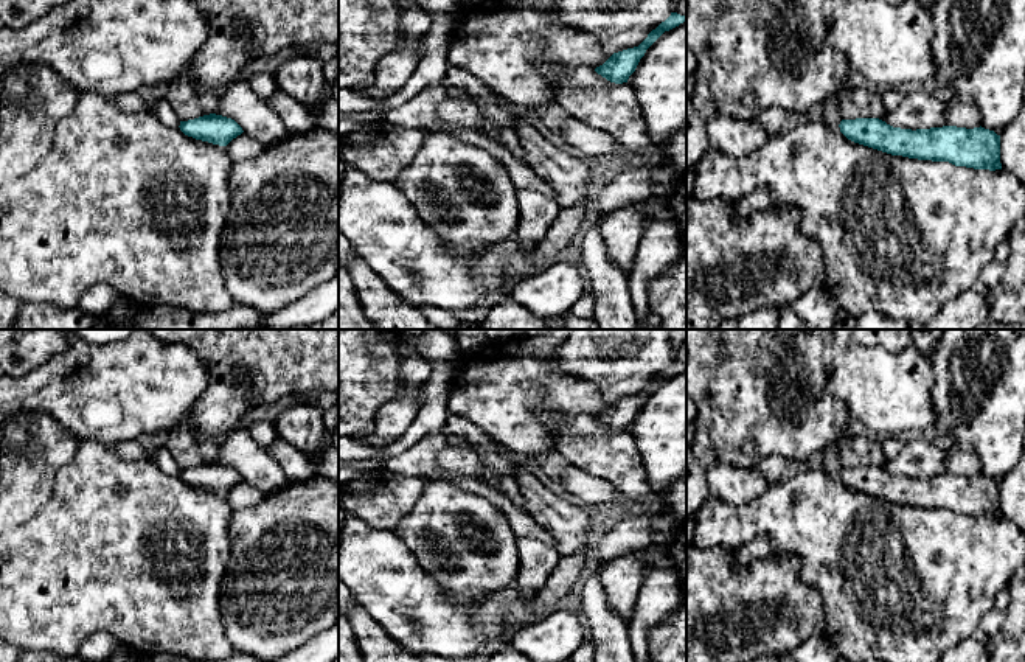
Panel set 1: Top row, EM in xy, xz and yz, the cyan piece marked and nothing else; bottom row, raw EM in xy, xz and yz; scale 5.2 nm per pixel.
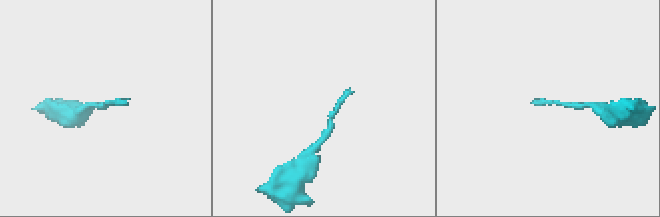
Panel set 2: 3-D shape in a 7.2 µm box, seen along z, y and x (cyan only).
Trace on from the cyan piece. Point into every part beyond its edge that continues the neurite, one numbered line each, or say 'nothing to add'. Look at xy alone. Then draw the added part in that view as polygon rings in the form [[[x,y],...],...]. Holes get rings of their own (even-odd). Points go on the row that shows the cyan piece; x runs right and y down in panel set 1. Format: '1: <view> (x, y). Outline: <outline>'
nothing to add

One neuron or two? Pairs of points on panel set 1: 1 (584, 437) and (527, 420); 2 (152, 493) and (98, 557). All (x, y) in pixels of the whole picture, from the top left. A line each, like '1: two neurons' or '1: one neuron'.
1: two neurons
2: one neuron

